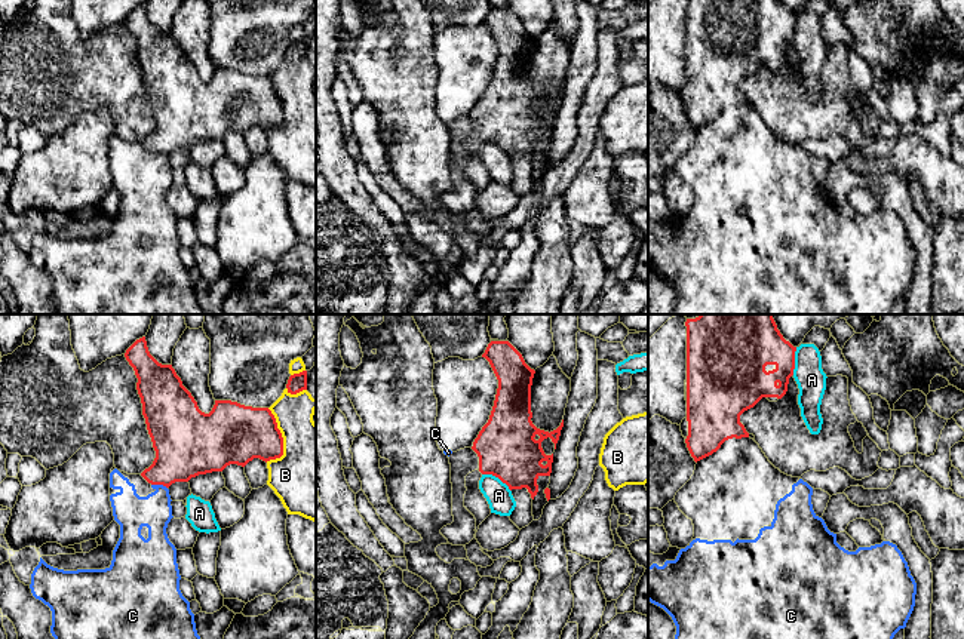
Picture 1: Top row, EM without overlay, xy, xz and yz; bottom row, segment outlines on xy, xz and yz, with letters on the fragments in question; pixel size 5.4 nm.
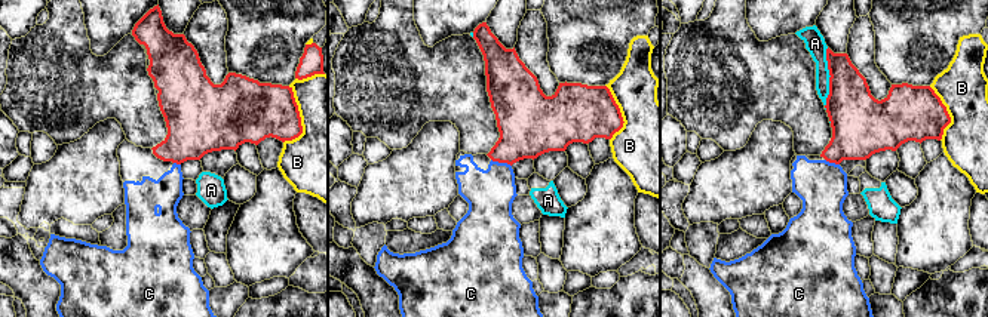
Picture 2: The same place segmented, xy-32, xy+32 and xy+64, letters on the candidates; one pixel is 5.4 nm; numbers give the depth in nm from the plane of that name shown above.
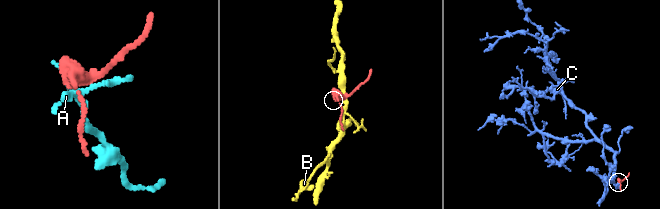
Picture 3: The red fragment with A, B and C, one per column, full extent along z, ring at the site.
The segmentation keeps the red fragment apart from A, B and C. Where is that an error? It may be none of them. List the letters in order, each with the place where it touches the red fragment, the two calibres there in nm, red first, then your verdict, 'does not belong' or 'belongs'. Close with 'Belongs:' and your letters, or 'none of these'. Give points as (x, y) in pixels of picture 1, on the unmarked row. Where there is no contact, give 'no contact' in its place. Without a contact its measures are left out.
A: meets red in xz at (497, 144); 320 nm thick on the red side, 140 nm on the other; does not belong
B: meets red in xy at (282, 107); 320 nm thick on the red side, 400 nm on the other; does not belong
C: meets red in xy at (159, 151); 340 nm thick on the red side, 190 nm on the other; does not belong
Belongs: none of these

